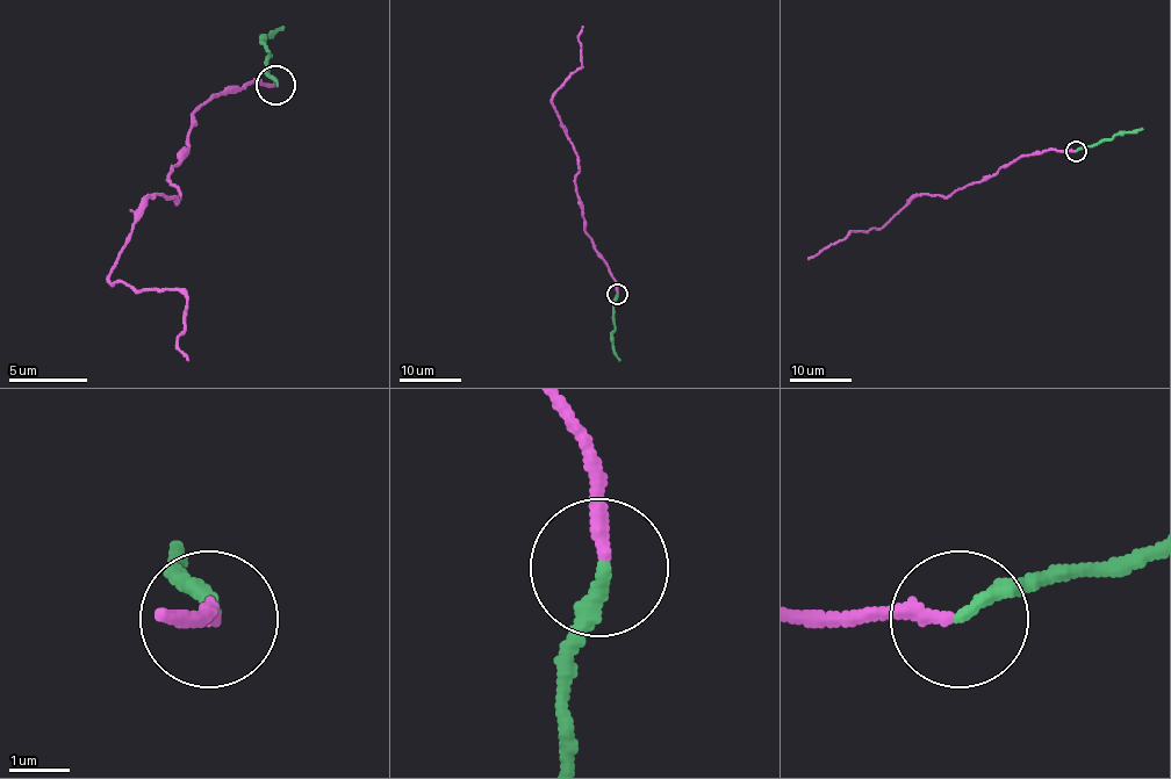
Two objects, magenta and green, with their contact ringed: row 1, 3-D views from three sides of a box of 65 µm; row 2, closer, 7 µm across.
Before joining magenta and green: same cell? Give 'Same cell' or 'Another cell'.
Another cell

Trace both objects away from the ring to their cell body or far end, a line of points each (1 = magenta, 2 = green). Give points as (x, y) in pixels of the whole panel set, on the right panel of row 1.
1: (1075, 151), (1022, 154), (946, 197), (913, 196), (884, 224), (852, 231), (809, 259)
2: (1075, 151), (1115, 135), (1143, 128)

